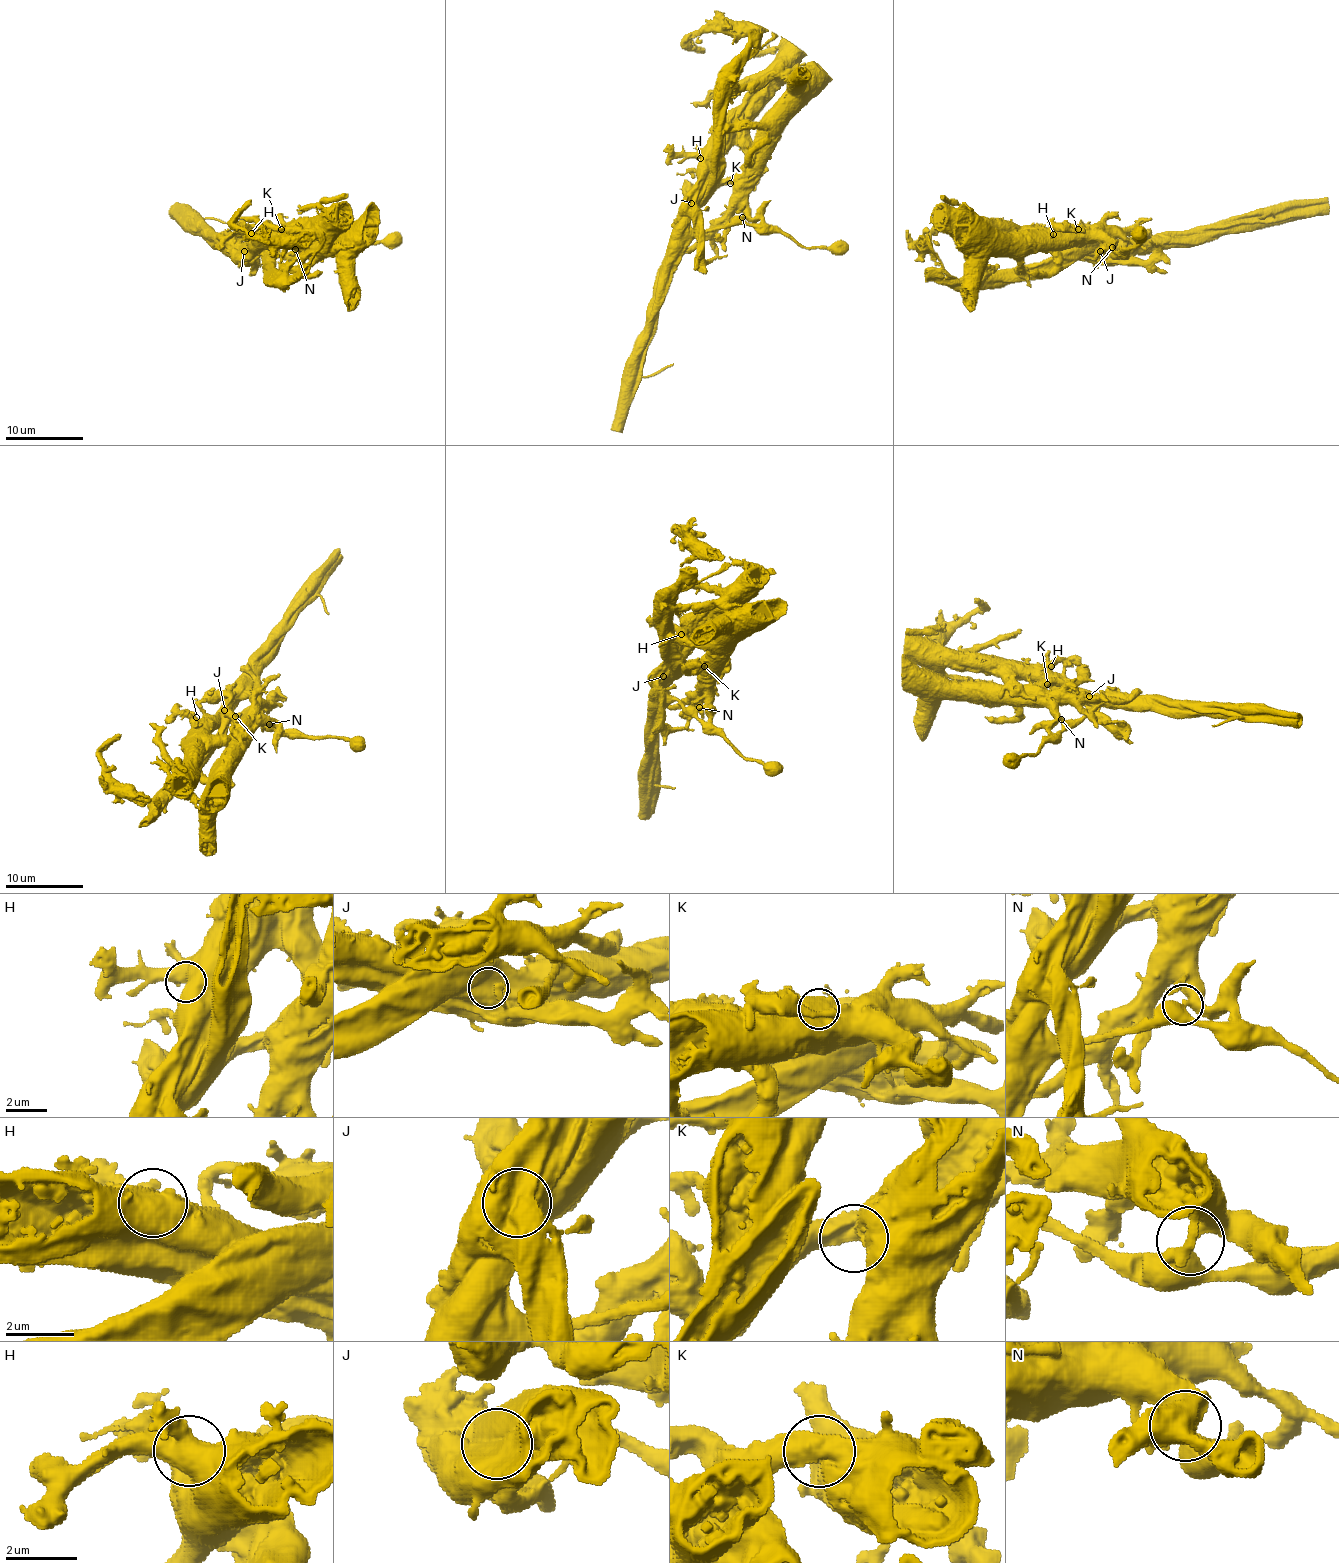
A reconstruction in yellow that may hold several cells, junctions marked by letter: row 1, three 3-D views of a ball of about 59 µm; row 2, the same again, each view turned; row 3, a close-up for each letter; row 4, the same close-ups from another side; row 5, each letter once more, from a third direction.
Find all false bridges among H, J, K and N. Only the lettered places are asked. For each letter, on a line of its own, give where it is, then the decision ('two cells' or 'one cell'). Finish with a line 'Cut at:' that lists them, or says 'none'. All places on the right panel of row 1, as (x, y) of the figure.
H: at (1053, 234); one cell
J: at (1100, 251); two cells
K: at (1078, 229); one cell
N: at (1112, 247); two cells
Cut at: J, N

